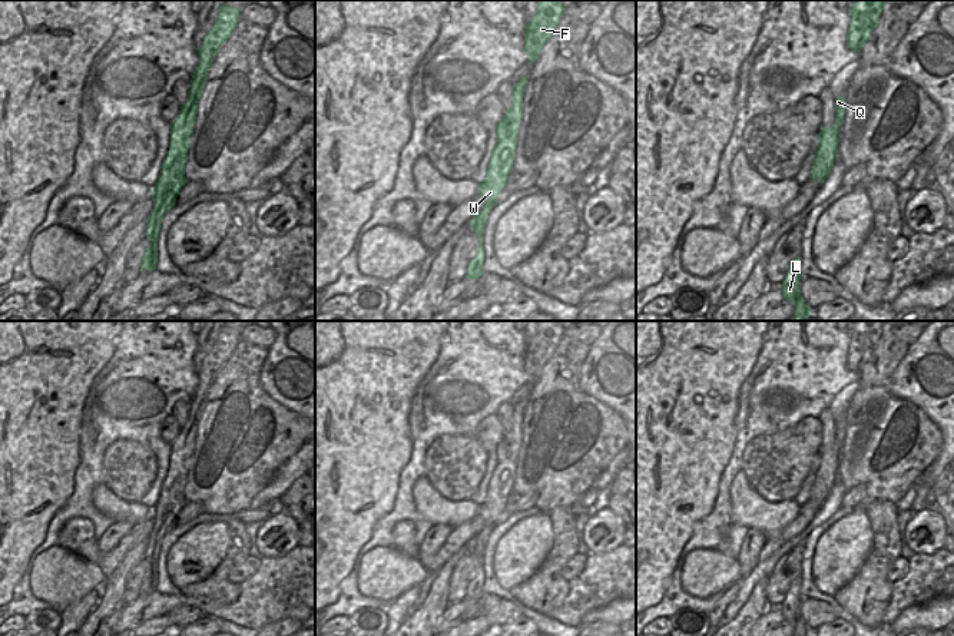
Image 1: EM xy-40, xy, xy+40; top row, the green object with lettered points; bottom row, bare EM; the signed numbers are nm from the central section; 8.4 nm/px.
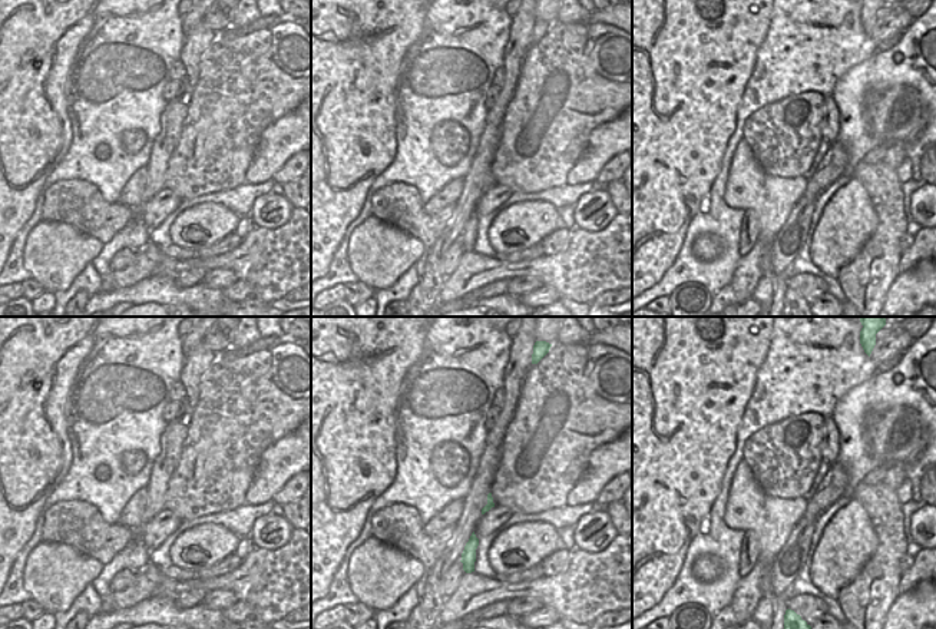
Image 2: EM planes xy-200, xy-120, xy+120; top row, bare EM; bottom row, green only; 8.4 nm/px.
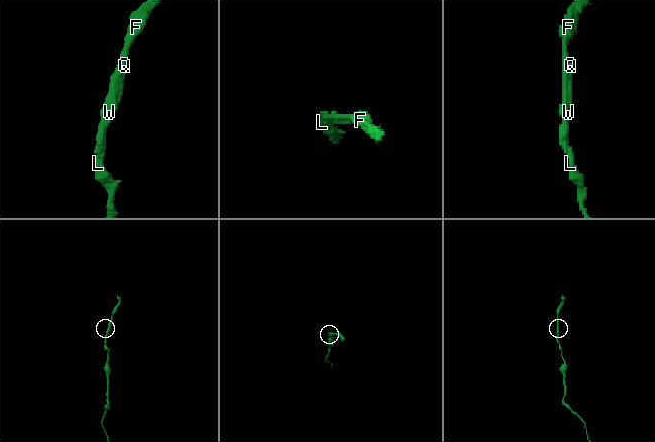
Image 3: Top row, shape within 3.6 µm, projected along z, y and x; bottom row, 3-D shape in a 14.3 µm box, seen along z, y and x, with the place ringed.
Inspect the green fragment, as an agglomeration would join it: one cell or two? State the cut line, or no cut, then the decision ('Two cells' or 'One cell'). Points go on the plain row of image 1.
No split. One cell.

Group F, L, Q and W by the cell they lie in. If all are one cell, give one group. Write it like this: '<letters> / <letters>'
F L Q W

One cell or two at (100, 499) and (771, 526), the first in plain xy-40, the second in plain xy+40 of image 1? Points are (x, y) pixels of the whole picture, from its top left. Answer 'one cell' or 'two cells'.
one cell

